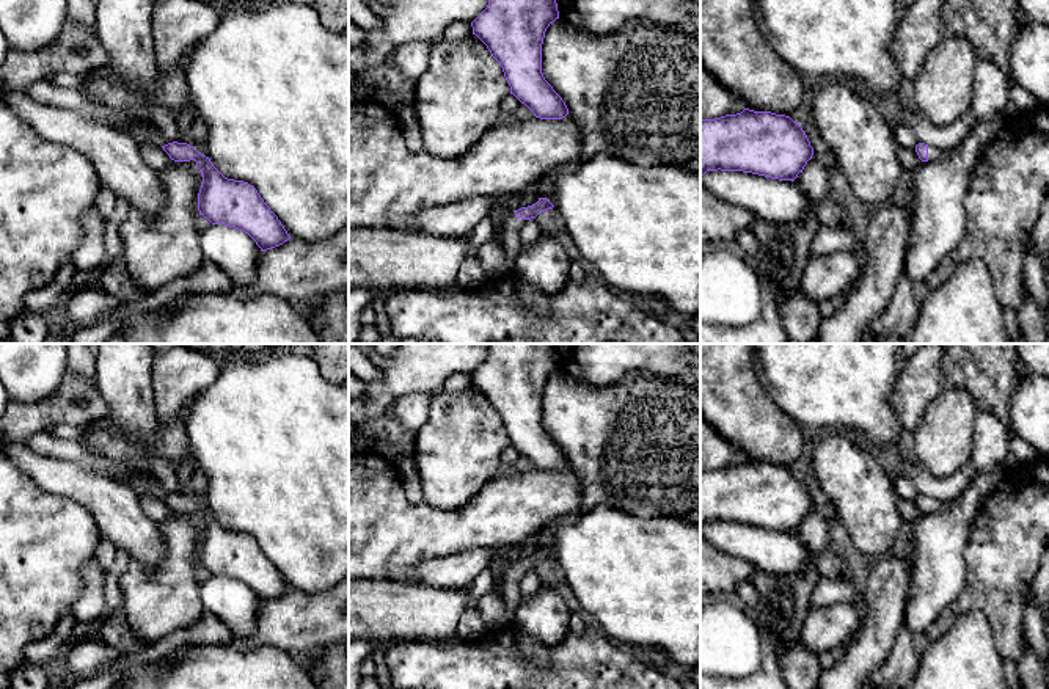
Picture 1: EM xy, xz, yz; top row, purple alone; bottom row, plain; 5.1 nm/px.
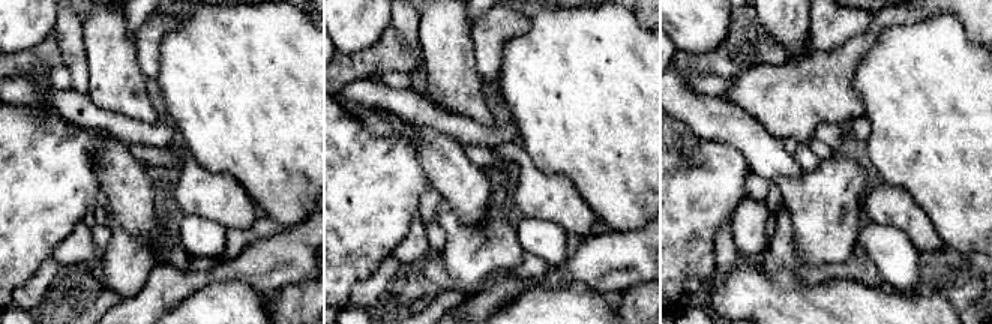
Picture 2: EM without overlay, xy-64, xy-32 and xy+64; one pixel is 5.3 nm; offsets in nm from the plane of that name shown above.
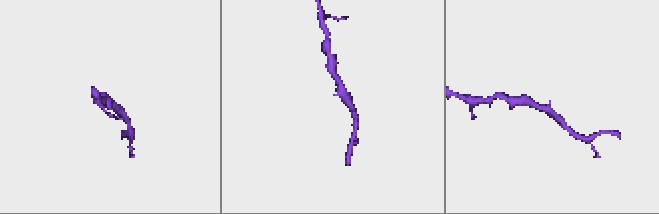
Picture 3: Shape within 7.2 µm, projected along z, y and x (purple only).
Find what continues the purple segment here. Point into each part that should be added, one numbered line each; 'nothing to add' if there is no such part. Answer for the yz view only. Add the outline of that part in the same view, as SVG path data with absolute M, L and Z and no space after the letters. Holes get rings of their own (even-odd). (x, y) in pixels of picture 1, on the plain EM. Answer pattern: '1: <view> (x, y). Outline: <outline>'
1: yz (935, 506). Outline: M928 498L928 513L939 513L939 512L948 510L952 507L952 504L953 504L955 499L938 501L934 498Z

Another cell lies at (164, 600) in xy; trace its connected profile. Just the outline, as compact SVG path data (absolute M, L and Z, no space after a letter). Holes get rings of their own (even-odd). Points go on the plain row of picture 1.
M176 513L160 523L163 562L146 571L137 560L119 576L127 623L138 640L151 645L163 636L190 628L204 615L198 581L201 523Z

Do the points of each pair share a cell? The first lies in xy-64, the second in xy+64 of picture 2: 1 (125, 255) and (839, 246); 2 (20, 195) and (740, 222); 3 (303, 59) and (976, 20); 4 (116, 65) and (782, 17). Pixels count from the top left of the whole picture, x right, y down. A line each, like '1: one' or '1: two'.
1: one
2: two
3: two
4: one

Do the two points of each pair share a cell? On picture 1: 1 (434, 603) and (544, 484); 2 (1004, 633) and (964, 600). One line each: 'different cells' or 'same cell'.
1: different cells
2: same cell

